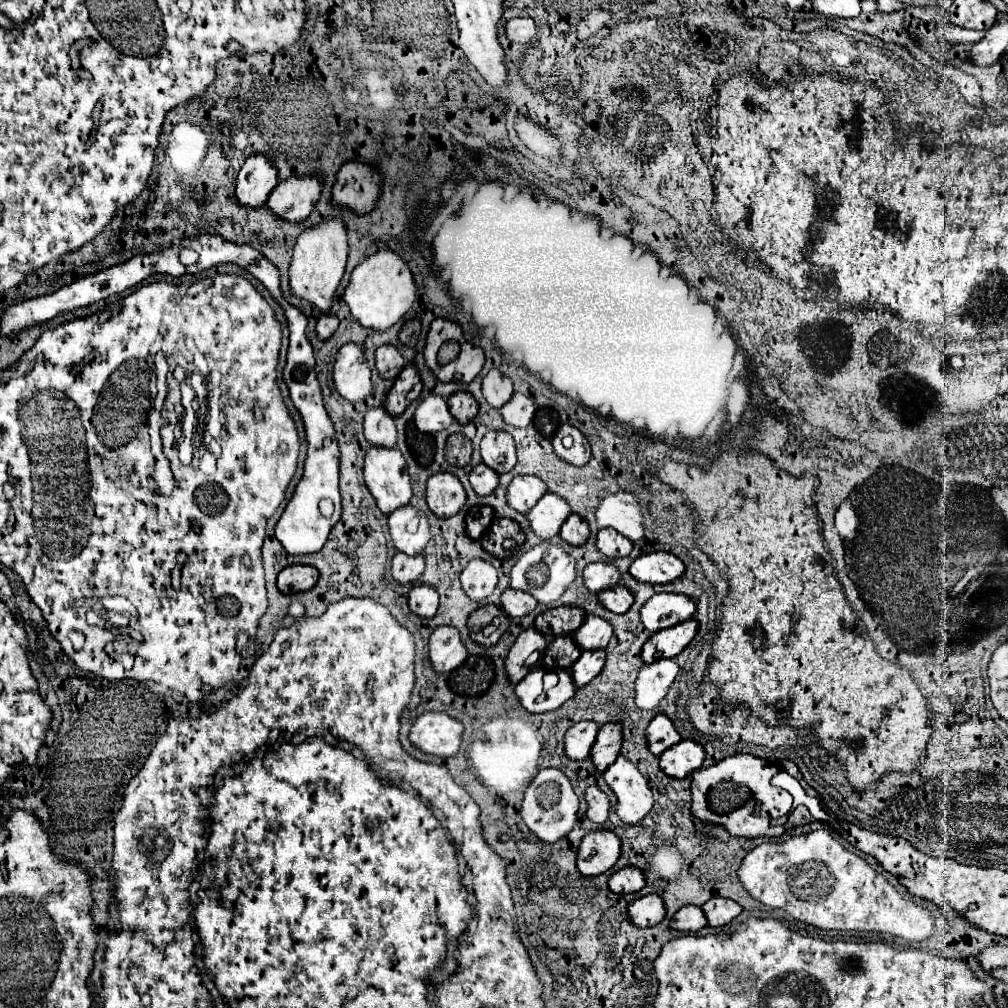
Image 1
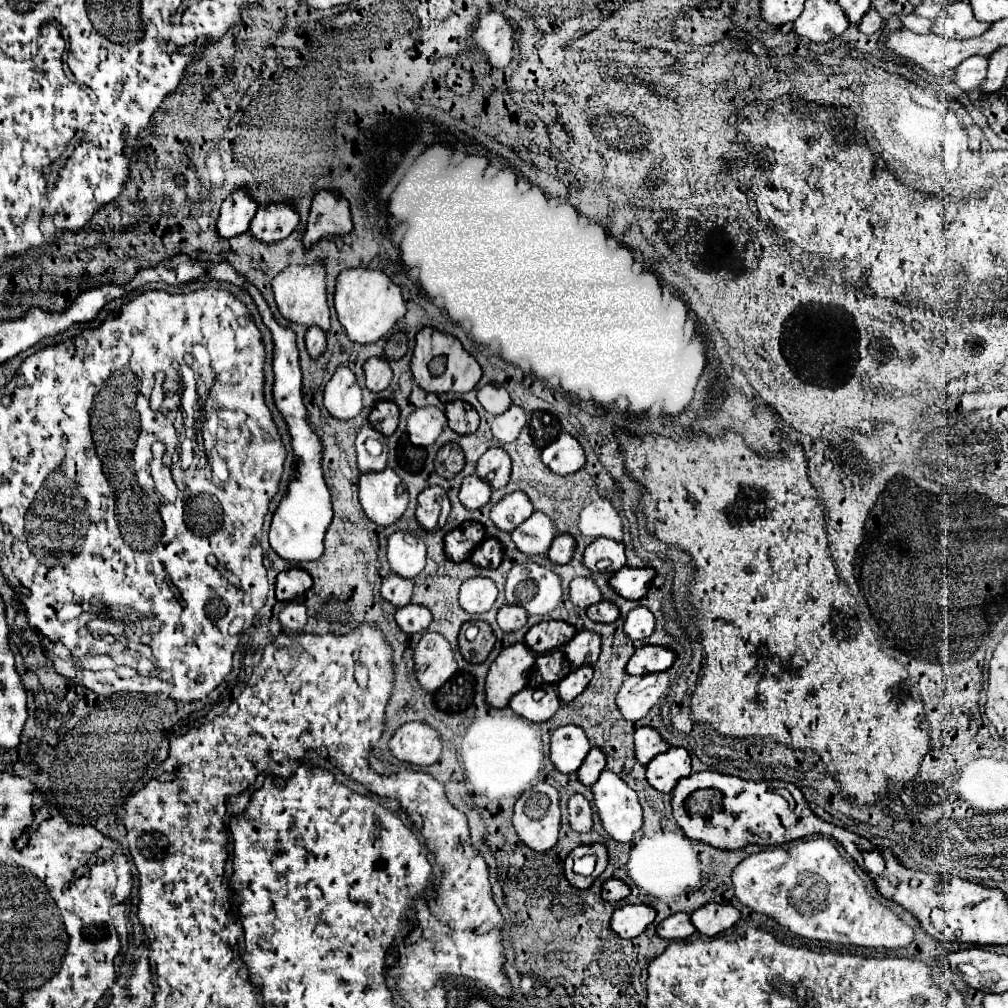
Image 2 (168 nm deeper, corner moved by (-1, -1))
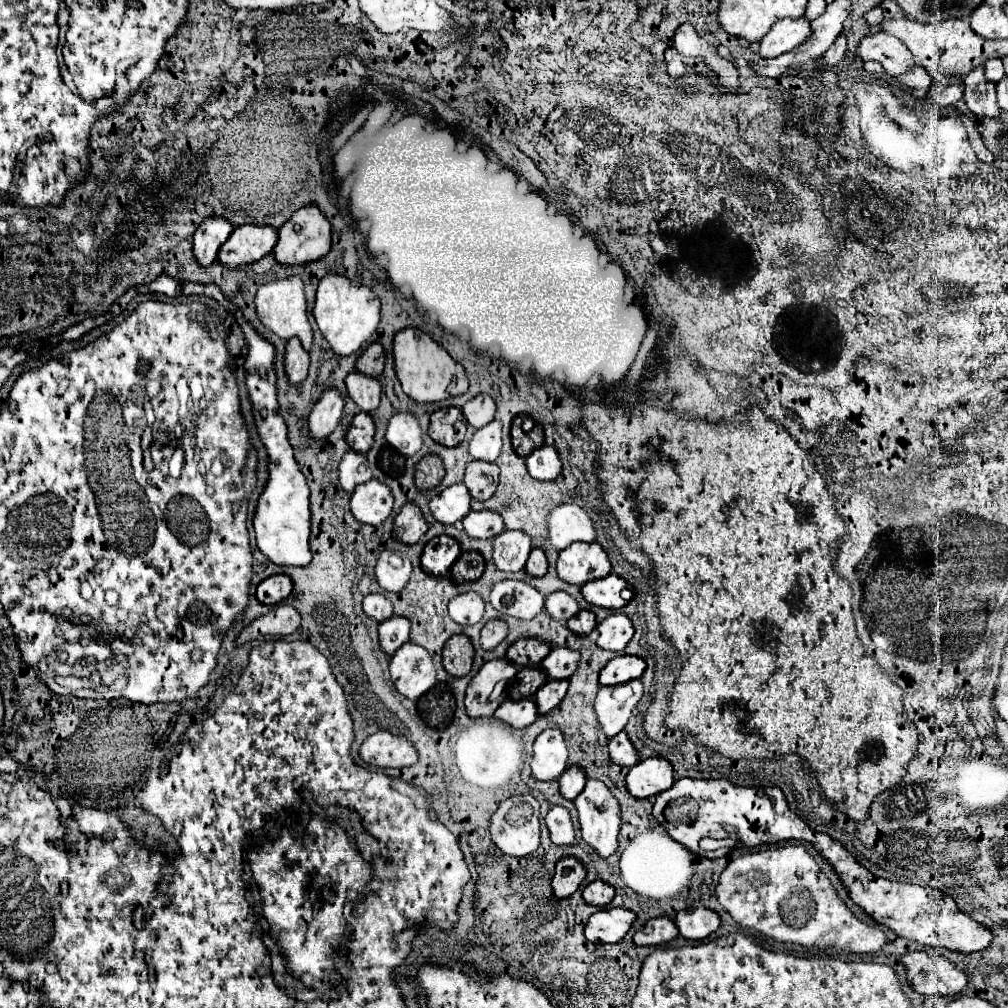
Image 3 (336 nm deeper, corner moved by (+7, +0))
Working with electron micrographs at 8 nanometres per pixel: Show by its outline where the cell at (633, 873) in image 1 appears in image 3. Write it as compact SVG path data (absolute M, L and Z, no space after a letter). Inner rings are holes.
M596 879L596 881L592 881L592 883L588 883L588 885L584 887L582 897L584 897L584 901L590 903L590 905L604 907L604 905L608 905L608 903L612 901L612 897L614 897L614 889L612 889L608 883Z

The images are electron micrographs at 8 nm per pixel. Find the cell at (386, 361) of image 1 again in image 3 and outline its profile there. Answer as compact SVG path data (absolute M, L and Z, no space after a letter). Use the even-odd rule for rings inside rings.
M350 373L346 379L346 391L350 395L350 399L360 407L360 411L364 413L374 413L378 403L380 403L380 395L382 395L382 387L376 379L360 375L360 373Z

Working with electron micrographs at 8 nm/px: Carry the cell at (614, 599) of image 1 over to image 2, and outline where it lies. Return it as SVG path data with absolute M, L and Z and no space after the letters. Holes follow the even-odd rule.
M602 600L602 602L594 604L594 606L590 606L590 608L586 610L586 614L588 614L592 620L596 620L596 622L614 622L614 620L620 618L618 606L612 604L612 602L608 602L608 600Z

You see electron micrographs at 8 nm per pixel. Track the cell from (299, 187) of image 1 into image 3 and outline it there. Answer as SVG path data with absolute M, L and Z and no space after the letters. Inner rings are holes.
M244 225L236 227L226 243L222 243L218 251L218 263L224 267L236 269L260 261L264 255L272 253L278 241L278 231L274 227L258 227L258 225Z

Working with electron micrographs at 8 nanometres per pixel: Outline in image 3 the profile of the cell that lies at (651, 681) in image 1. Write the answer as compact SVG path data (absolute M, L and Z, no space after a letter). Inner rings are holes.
M632 679L618 687L616 685L602 687L598 691L594 701L594 711L606 737L614 737L626 727L630 713L634 705L640 701L642 693L644 693L644 687L640 679Z

